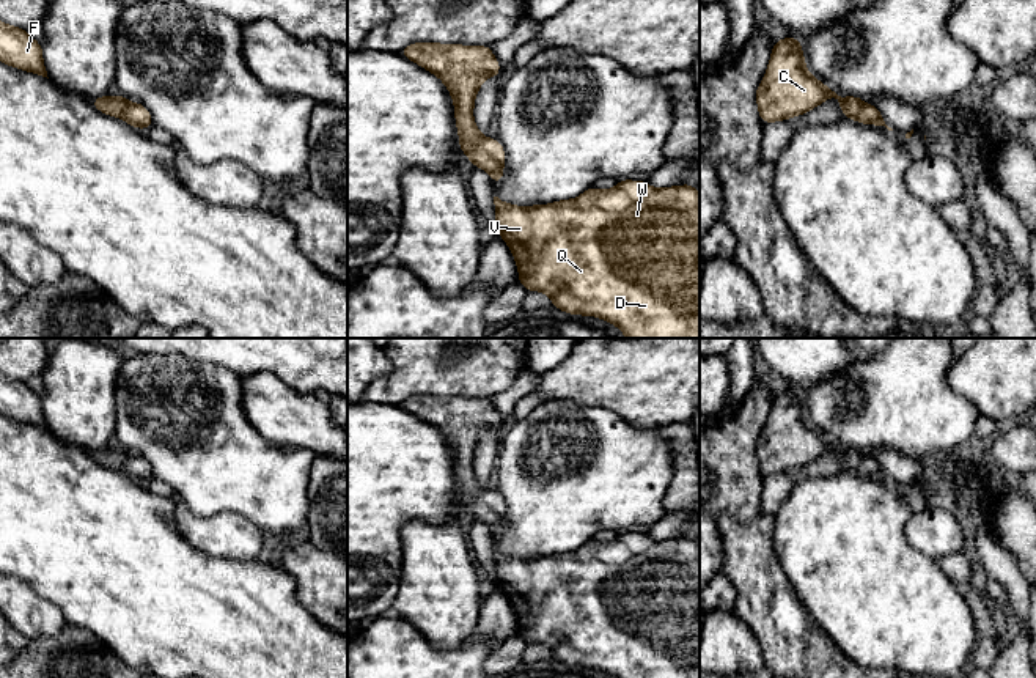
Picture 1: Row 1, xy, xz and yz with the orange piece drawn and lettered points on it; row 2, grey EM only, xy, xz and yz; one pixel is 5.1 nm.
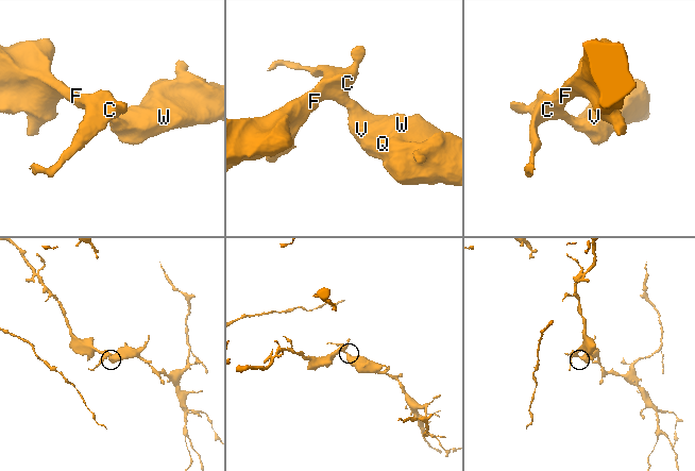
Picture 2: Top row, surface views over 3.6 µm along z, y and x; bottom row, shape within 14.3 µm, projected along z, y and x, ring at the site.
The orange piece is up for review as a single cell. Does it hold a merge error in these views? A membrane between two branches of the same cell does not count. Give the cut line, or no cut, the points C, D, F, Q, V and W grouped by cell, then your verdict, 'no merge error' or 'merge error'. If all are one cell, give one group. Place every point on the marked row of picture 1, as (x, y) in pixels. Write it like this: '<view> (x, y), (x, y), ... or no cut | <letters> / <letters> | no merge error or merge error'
no cut | C D F Q V W | no merge error

